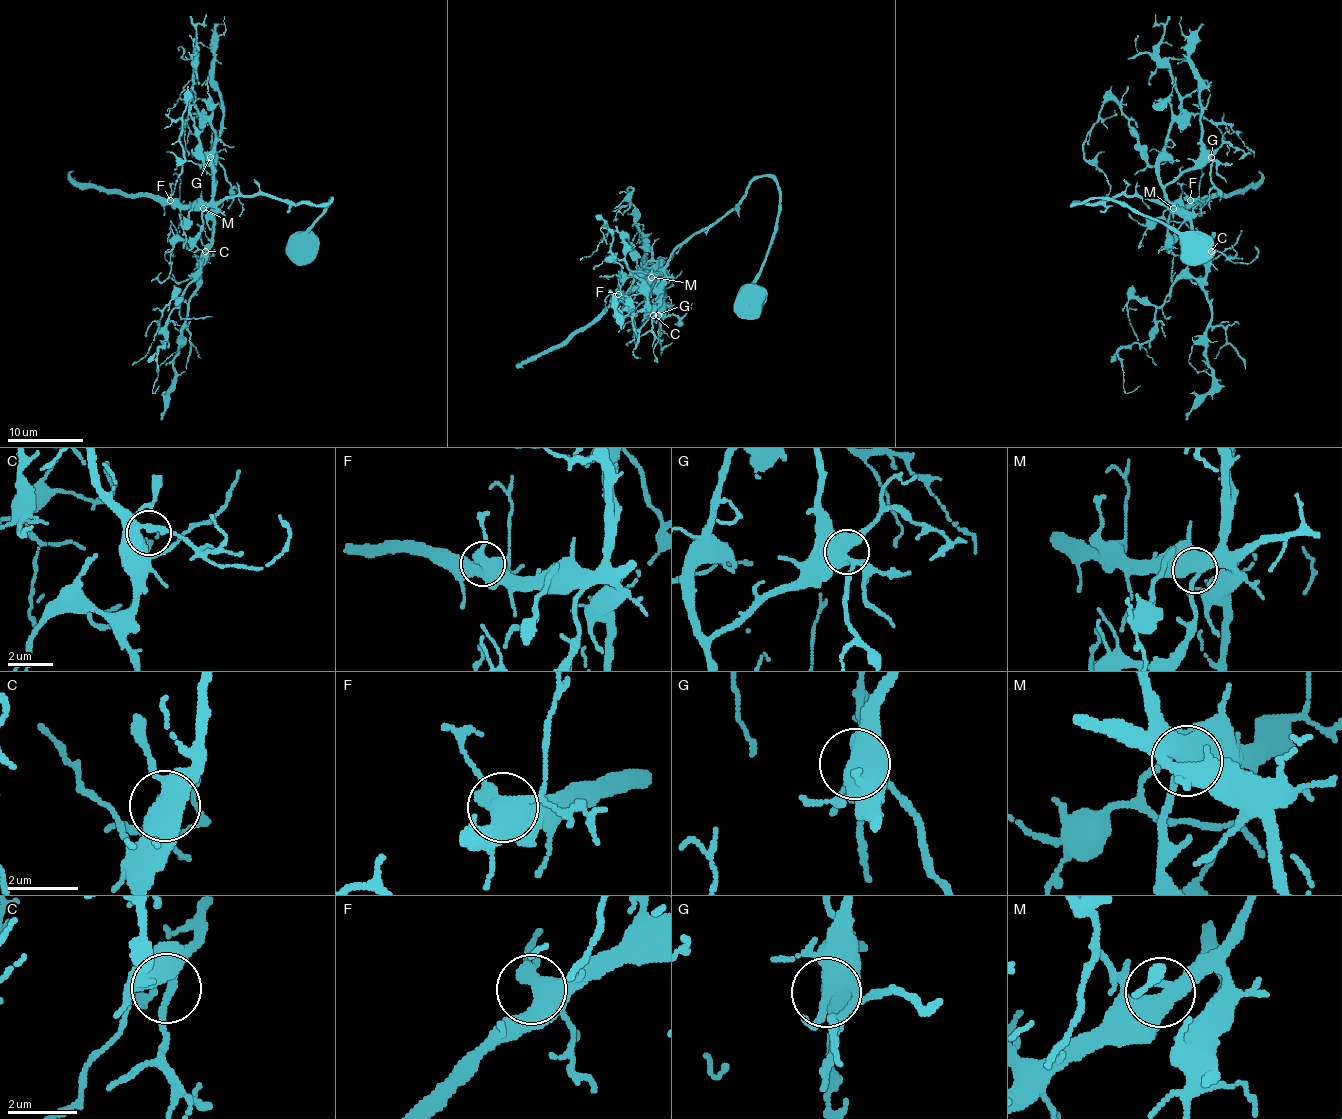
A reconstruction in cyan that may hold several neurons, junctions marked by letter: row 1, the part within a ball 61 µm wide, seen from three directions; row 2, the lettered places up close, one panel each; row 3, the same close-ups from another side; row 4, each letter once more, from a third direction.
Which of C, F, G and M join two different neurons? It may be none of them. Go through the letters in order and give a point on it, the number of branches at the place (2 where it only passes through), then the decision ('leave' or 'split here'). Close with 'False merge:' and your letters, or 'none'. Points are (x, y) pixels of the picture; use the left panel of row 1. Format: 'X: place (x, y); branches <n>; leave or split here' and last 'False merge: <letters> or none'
C: place (205, 251); branches 3; leave
F: place (170, 200); branches 5; leave
G: place (210, 157); branches 4; leave
M: place (203, 208); branches 3; leave
False merge: none

